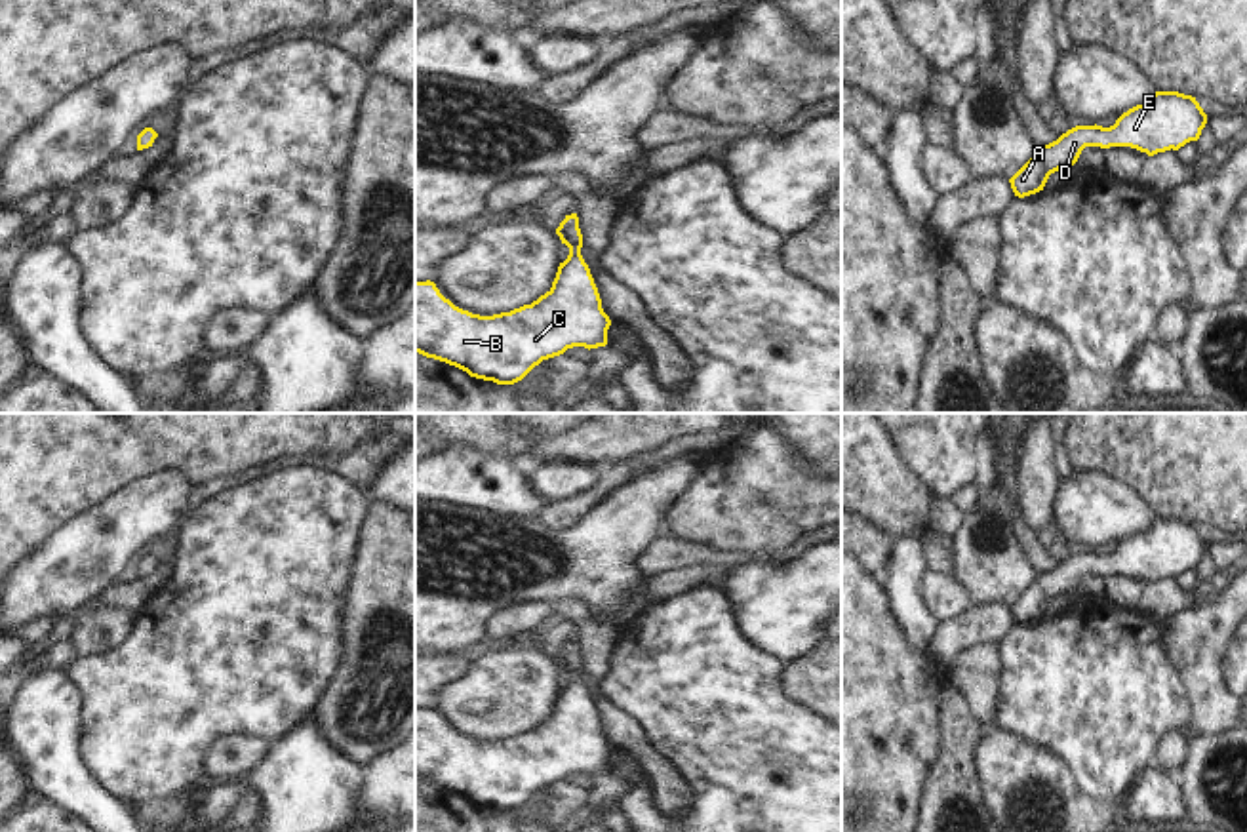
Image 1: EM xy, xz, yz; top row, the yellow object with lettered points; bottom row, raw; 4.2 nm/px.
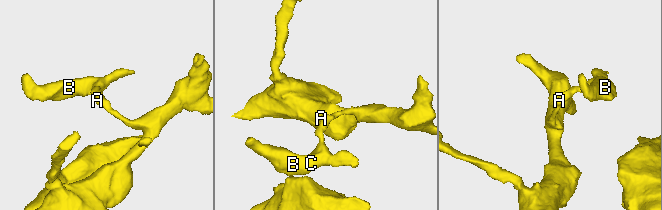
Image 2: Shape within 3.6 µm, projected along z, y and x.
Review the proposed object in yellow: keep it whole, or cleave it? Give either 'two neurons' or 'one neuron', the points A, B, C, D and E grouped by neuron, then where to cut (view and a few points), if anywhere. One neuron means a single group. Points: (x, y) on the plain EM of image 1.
one neuron; A B C D E; no cut

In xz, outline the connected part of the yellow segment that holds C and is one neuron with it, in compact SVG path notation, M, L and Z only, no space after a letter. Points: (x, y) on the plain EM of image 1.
M577 640L565 642L556 661L569 682L560 689L552 714L510 739L472 741L445 725L434 708L415 708L415 779L476 805L514 811L567 775L605 773L611 746L581 682Z

